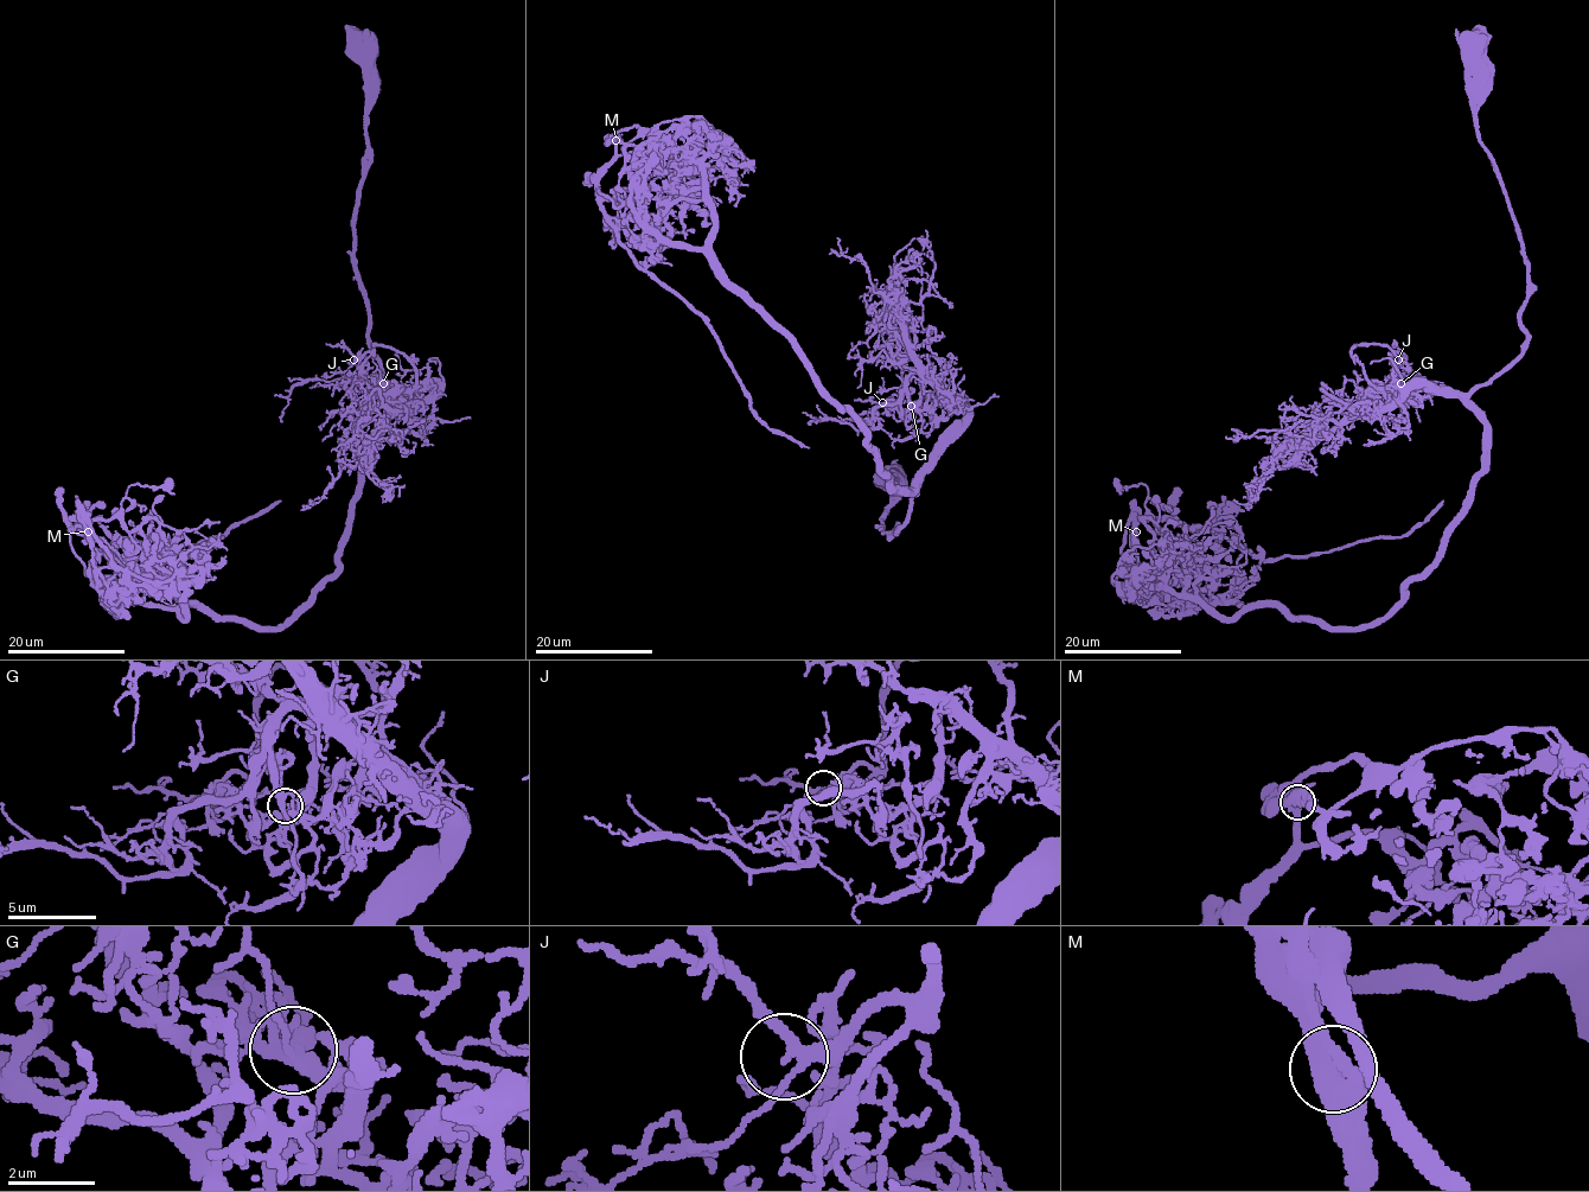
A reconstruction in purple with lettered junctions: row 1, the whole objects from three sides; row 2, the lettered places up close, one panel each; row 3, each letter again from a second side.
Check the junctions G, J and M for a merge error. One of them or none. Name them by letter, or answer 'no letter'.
M

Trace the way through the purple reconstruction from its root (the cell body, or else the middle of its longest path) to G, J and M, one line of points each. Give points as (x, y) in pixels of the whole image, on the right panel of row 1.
G: (1469, 50), (1476, 138), (1526, 266), (1525, 349), (1466, 393), (1411, 386), (1399, 403), (1401, 383)
J: (1469, 50), (1476, 138), (1526, 266), (1525, 349), (1466, 393), (1411, 386), (1401, 403), (1398, 359)
M: (1469, 50), (1525, 349), (1469, 397), (1484, 463), (1444, 552), (1384, 617), (1321, 626), (1173, 600), (1136, 530)

